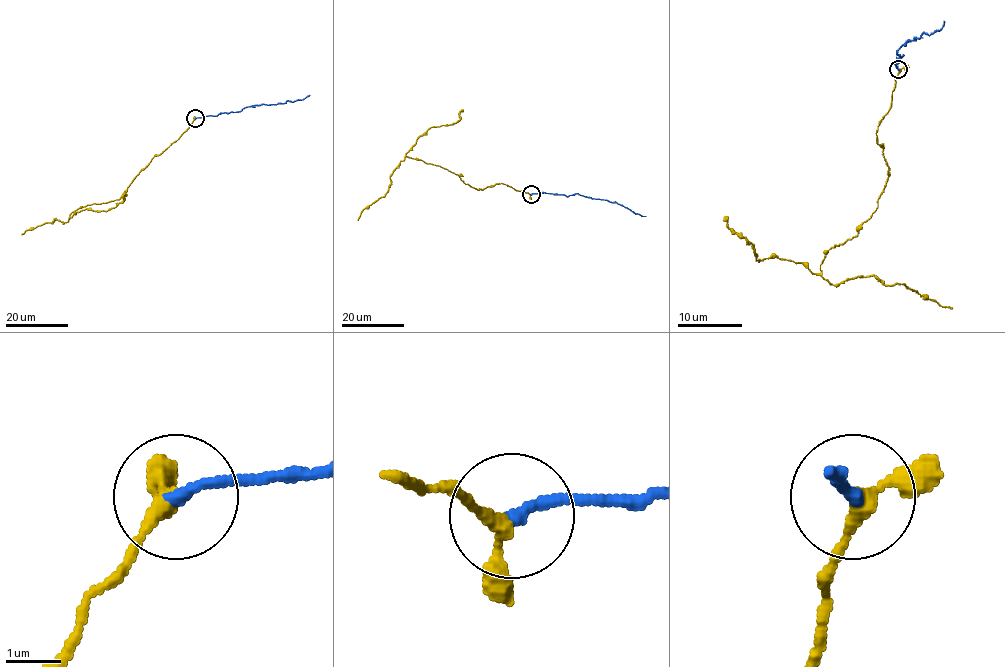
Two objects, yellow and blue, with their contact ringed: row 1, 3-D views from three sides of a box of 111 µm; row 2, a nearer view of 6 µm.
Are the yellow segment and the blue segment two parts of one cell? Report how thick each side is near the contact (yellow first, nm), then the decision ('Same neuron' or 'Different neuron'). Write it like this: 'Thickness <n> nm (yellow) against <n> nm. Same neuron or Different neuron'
Thickness 240 nm (yellow) against 220 nm. Same neuron

